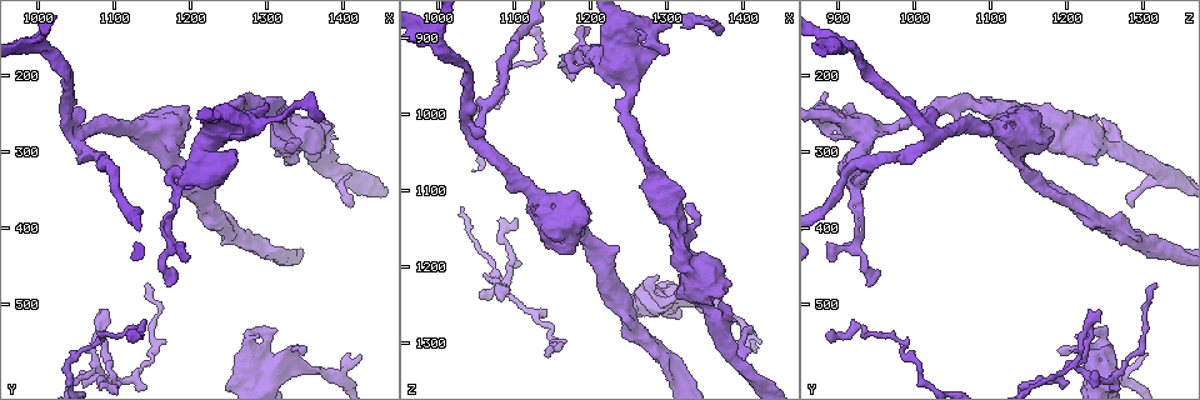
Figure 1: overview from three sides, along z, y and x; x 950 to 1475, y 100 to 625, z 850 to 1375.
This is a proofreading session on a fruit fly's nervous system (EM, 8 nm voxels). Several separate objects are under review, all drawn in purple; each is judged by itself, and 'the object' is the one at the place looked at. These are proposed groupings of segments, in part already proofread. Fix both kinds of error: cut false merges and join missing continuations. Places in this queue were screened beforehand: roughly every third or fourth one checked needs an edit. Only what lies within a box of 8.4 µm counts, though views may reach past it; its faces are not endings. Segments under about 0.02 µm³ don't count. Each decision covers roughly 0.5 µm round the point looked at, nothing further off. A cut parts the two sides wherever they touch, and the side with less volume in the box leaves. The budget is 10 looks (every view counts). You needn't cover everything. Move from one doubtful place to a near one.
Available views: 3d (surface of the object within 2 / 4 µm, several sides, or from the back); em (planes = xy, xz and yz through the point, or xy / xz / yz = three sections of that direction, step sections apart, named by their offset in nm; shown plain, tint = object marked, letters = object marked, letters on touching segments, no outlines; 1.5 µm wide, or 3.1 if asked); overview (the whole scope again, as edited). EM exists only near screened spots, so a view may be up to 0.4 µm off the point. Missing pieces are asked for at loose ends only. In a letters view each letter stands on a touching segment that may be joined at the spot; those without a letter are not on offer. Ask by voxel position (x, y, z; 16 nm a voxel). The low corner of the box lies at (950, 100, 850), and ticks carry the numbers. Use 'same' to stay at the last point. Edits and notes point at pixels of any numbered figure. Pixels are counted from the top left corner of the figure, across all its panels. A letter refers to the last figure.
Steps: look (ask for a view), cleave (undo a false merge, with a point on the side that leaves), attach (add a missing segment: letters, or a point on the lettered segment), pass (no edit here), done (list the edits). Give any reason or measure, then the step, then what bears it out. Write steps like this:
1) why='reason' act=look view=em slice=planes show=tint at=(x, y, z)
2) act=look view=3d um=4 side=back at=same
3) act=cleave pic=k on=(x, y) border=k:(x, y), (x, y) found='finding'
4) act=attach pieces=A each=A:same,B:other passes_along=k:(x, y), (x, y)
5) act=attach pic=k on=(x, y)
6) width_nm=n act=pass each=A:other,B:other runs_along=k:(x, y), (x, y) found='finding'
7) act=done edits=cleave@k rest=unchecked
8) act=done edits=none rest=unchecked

why='free end' act=look view=em slice=planes show=tint at=(1305, 240, 920)

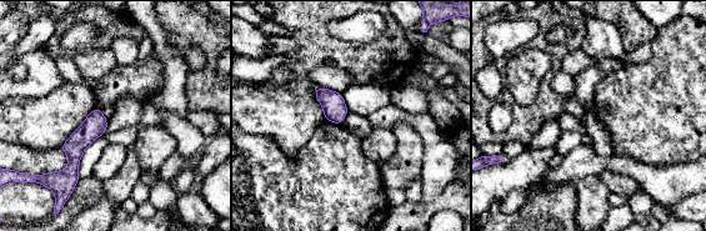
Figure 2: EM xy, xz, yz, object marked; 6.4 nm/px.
why='what lies round it' act=look view=em slice=planes show=letters at=same

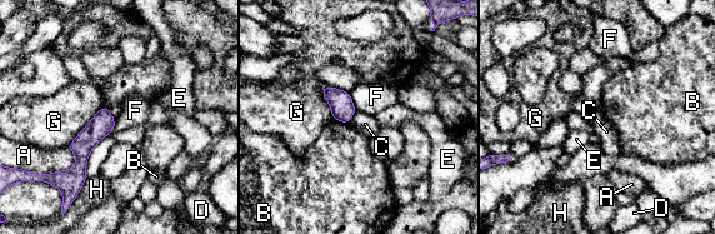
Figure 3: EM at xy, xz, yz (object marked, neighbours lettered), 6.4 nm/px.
act=pass each=A:other,B:other,C:other,D:other,E:other,F:other,G:other,H:other runs_along=3:(105, 109), (81, 145), (78, 180) found='none of them fits'

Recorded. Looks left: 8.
why='branch stops here' act=look view=em slice=yz step=8 show=letters at=(1235, 335, 1175)

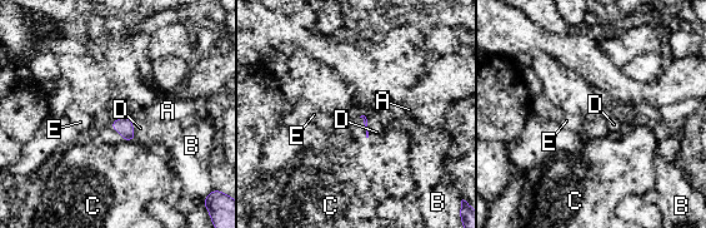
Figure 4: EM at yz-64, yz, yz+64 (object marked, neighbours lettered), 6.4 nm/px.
act=look view=em slice=planes show=letters at=same

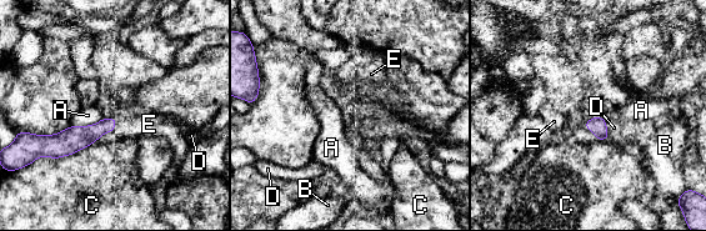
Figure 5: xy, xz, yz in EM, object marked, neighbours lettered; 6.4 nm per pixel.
act=attach pieces=E each=A:other,B:other,C:other,D:other,E:same found='it goes on there'

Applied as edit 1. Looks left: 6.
why='free end' act=look view=3d um=4 at=(1385, 260, 1260)

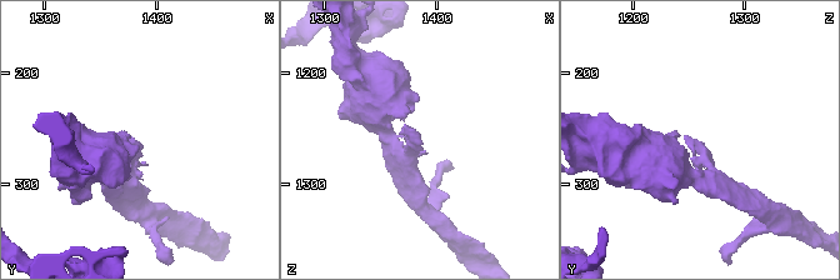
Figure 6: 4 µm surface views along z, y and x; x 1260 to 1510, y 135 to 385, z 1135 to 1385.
act=look view=em slice=planes show=tint at=(1388, 266, 1260)

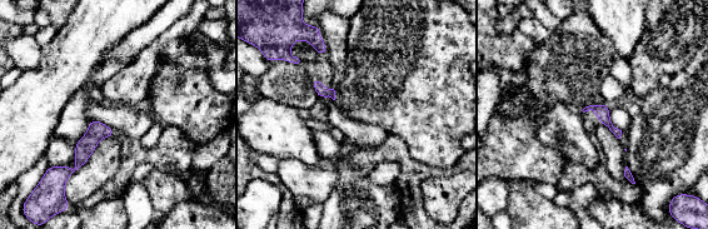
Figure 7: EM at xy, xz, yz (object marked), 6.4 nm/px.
act=look view=em slice=planes show=letters at=same

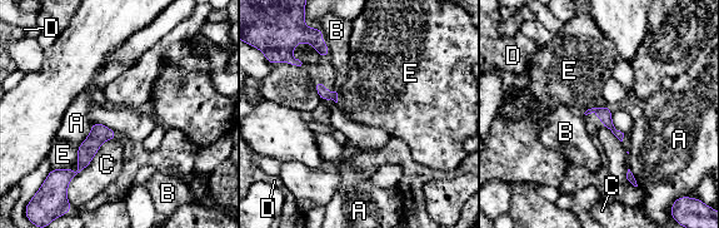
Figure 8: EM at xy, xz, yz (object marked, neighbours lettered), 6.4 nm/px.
act=pass each=A:other,B:other,C:other,D:other,E:other border=8:(602, 105), (589, 108), (584, 113) found='none of them fits'

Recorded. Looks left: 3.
why='free end' act=look view=em slice=planes show=letters at=(1200, 440, 885)

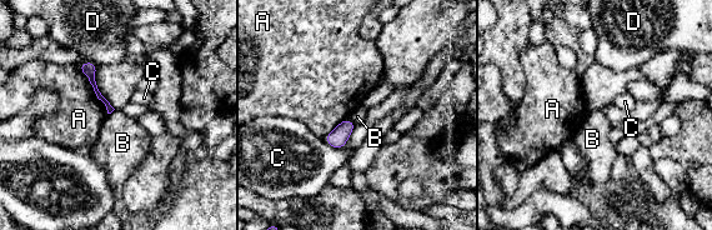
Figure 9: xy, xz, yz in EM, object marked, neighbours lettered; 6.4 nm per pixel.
act=pass each=A:other,B:other,C:other,D:other found='none of them fits'

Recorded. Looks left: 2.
act=done edits=attach@5 rest=unchecked

